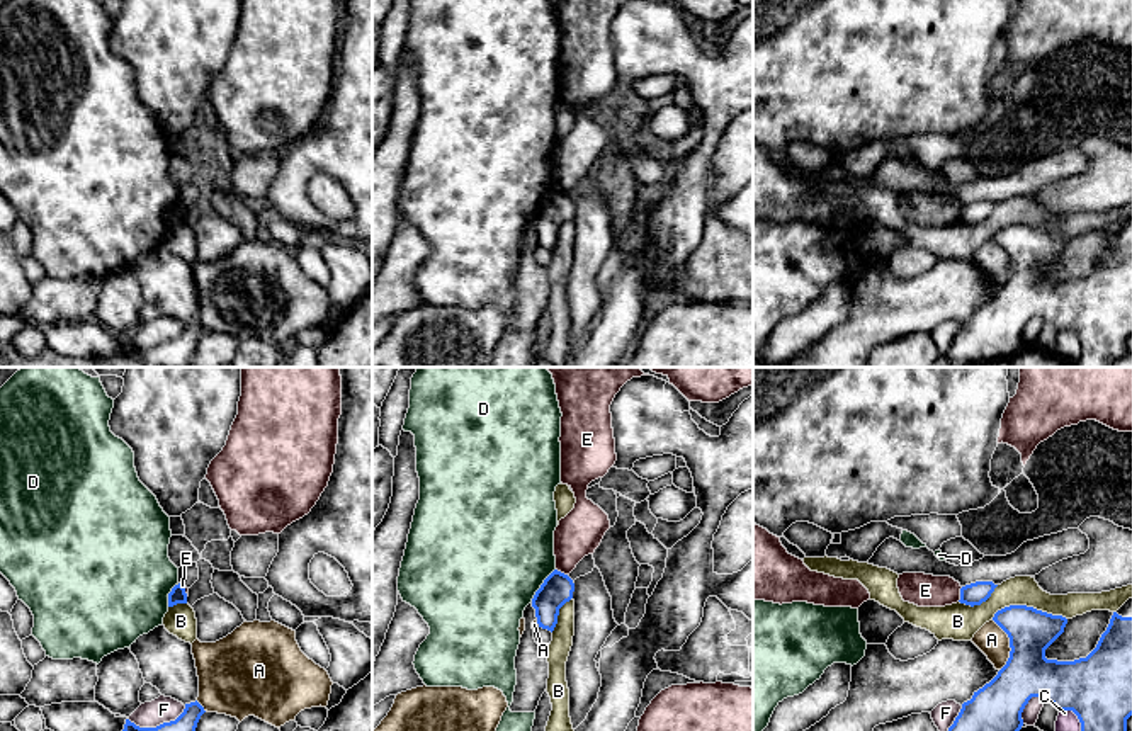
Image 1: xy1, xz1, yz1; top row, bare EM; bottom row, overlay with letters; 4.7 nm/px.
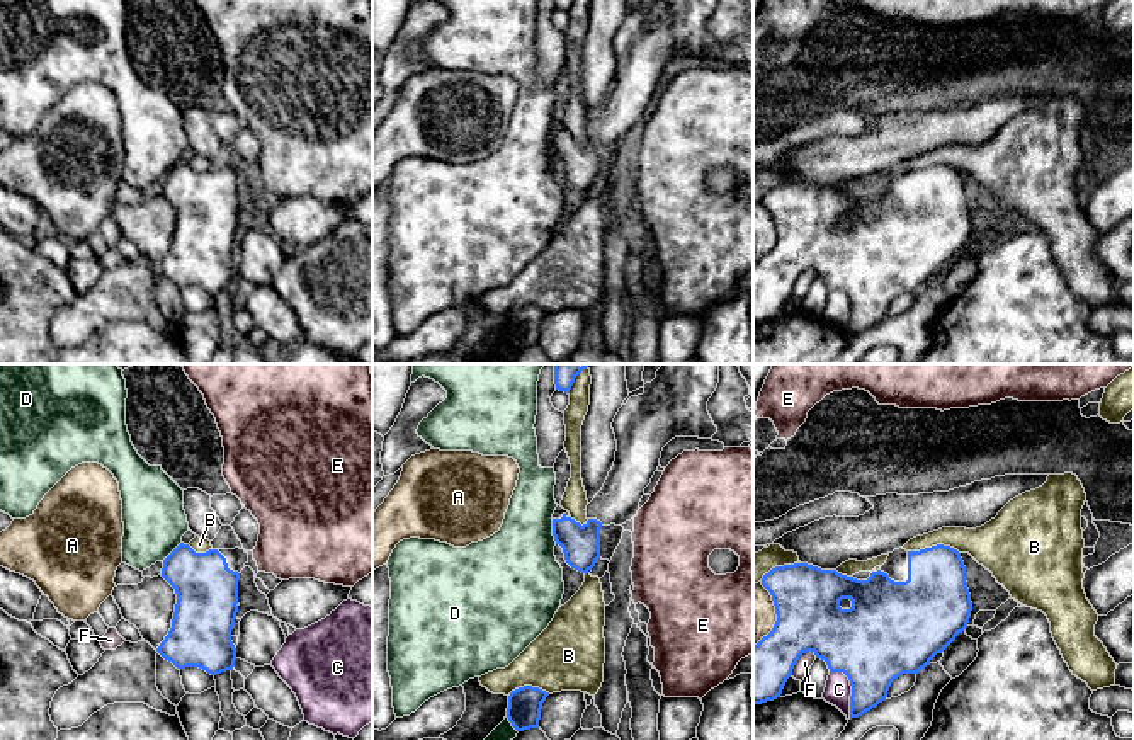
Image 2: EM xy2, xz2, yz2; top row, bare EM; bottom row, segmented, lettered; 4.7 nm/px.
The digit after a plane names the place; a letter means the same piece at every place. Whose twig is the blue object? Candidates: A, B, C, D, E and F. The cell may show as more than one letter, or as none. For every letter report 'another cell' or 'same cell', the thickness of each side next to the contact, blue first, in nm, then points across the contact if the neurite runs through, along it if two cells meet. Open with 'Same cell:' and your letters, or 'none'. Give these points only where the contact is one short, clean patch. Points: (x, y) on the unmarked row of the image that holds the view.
Same cell: none
A: another cell | 220/150 nm
B: another cell | 220/140 nm
C: another cell | 400/120 nm | along yz2 (830, 290), (840, 290), (849, 300), (850, 337)
D: another cell | 150/500 nm
E: another cell | 110/160 nm | along yz1 (962, 206), (957, 220)
F: another cell | 260/80 nm

